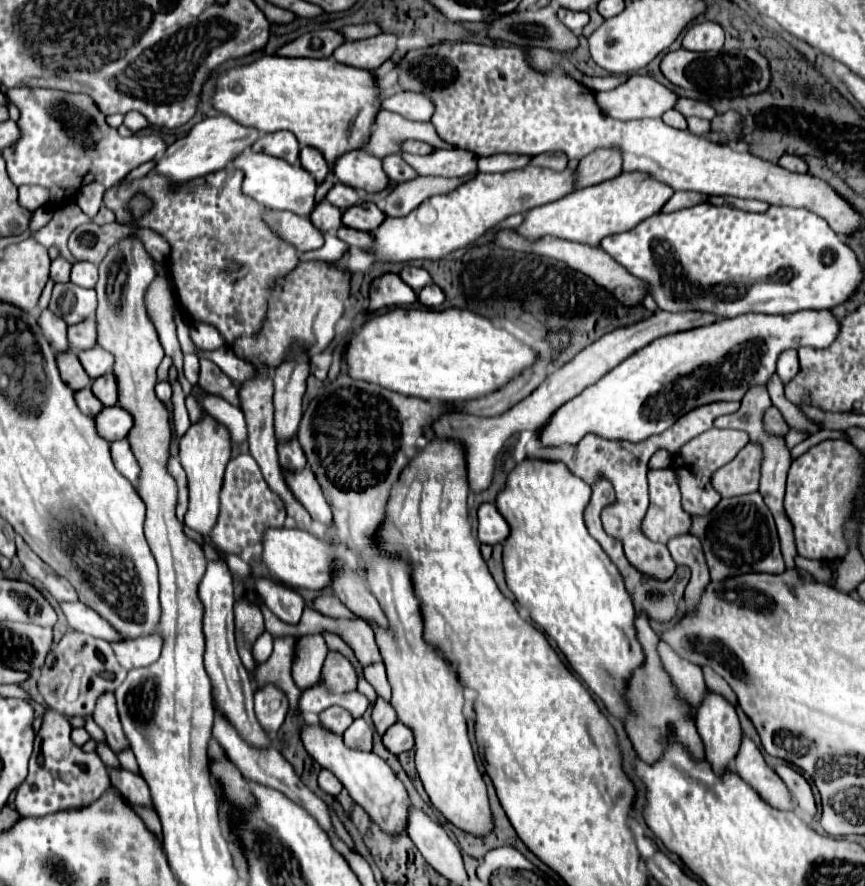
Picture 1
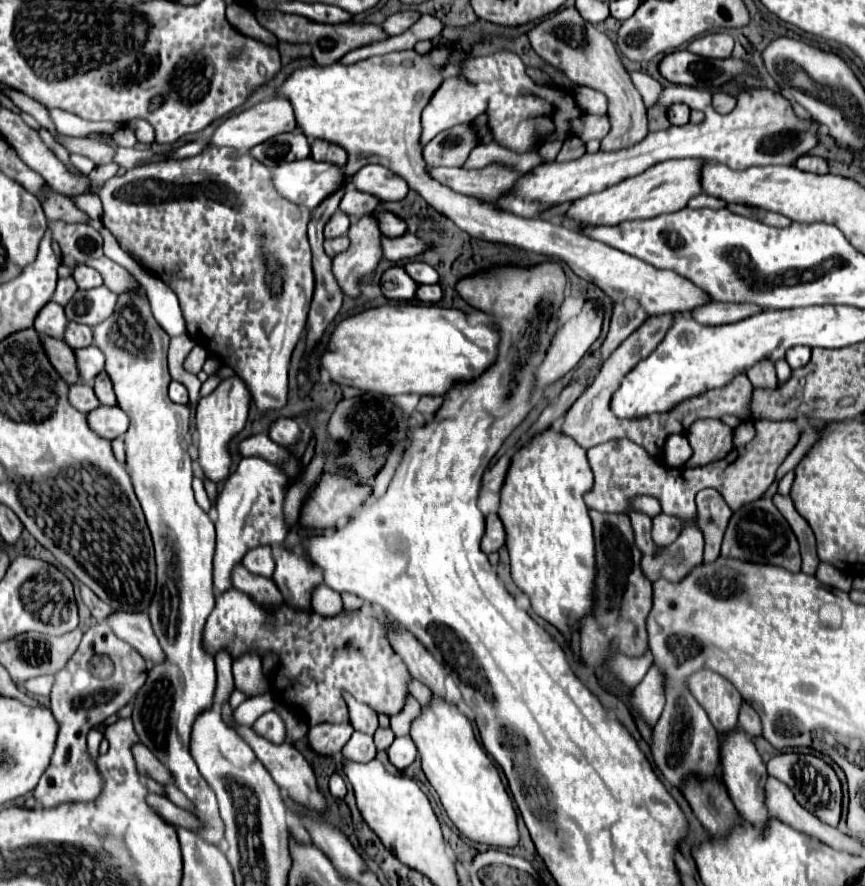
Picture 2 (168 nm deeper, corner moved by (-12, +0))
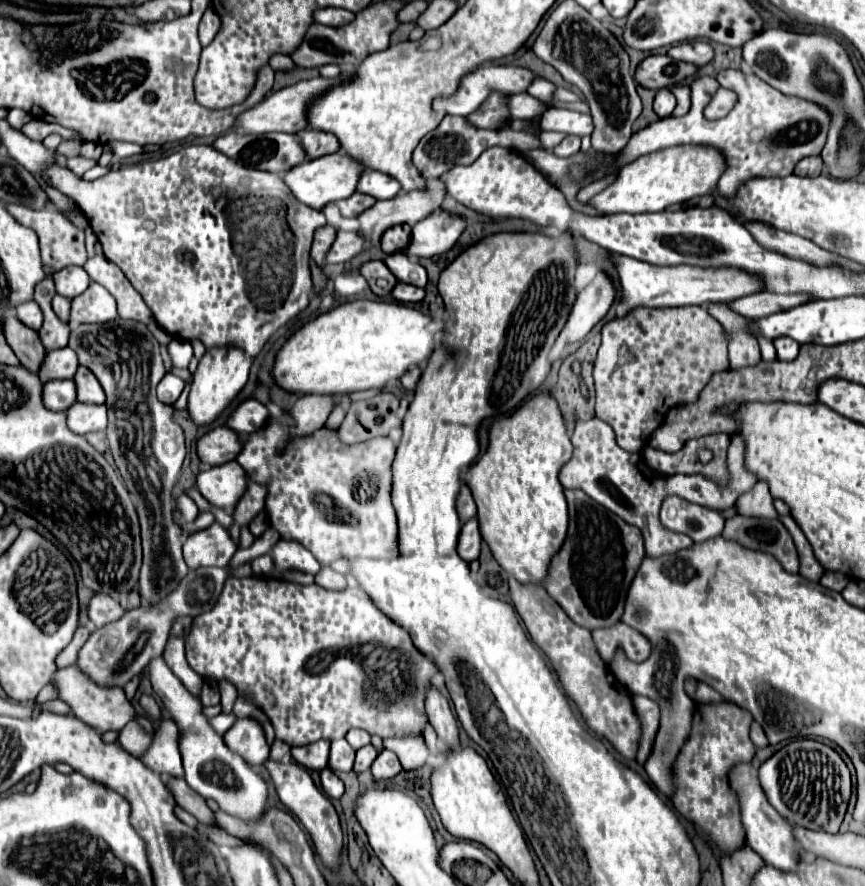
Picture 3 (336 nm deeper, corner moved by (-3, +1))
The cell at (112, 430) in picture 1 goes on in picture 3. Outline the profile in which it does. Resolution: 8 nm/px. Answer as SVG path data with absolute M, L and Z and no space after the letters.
M74 403L66 409L66 423L70 431L80 435L86 435L90 431L102 431L106 429L106 405Z

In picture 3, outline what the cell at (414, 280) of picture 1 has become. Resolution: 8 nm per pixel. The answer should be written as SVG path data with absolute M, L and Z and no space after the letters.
M394 253L388 255L384 259L384 263L388 265L388 269L396 275L398 281L408 283L408 285L416 285L416 287L424 287L426 285L426 271L420 263L414 263L408 255L404 253Z

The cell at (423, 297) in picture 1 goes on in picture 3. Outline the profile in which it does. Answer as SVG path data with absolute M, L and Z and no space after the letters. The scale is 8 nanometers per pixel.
M396 283L396 289L392 289L392 297L400 303L418 303L424 299L424 289L408 283Z

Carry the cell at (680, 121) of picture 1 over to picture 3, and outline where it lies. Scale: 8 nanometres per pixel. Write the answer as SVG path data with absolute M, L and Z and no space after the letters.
M660 89L656 93L656 99L654 99L654 111L658 113L658 117L660 119L668 117L674 107L676 107L676 97L672 95L672 91L670 89Z

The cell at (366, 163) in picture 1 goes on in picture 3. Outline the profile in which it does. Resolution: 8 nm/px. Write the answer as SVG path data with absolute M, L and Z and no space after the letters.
M364 171L360 183L358 183L358 191L364 191L366 195L372 195L374 199L392 199L398 195L398 191L402 189L402 185L386 175L386 173L380 173L380 171Z

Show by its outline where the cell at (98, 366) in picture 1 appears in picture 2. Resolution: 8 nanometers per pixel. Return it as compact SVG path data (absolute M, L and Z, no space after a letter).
M95 346L81 348L77 350L77 364L81 368L81 382L93 386L97 374L105 368L105 354Z

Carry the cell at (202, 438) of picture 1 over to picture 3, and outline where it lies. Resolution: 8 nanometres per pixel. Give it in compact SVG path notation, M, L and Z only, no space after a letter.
M236 345L228 347L212 347L204 353L204 357L198 363L198 369L194 373L190 397L188 397L188 413L192 421L200 425L208 425L216 419L220 411L224 411L230 401L240 393L240 389L248 381L248 371L250 371L250 357L246 355L244 349Z

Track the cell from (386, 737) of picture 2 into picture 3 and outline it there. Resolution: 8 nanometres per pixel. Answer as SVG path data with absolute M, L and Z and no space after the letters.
M368 745L368 747L362 747L360 751L356 751L354 773L364 773L364 771L368 771L368 769L370 769L370 765L374 763L376 755L378 755L378 753L374 751L374 747L372 747L372 745Z

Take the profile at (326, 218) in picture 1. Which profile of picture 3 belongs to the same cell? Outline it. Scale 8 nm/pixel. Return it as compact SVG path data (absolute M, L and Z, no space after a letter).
M330 225L316 229L310 257L312 257L312 261L314 261L318 267L324 267L326 253L330 251L330 247L332 247L332 243L334 243L334 237L336 237L336 229L330 227Z

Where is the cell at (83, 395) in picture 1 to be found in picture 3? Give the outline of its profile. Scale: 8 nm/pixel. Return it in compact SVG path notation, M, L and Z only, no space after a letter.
M48 381L42 389L42 403L50 411L66 411L76 403L74 381Z

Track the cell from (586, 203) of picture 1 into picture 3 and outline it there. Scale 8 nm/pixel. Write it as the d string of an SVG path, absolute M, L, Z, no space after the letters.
M668 147L650 155L642 155L640 159L628 163L620 173L614 185L606 187L590 205L594 205L600 213L652 213L662 211L674 203L688 201L692 197L710 195L720 175L726 171L726 159L716 147Z

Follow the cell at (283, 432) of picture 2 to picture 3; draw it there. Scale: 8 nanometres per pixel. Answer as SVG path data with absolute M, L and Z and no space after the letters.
M256 399L242 401L226 419L226 427L236 431L238 435L248 435L252 431L258 431L268 421L268 409L258 403Z

